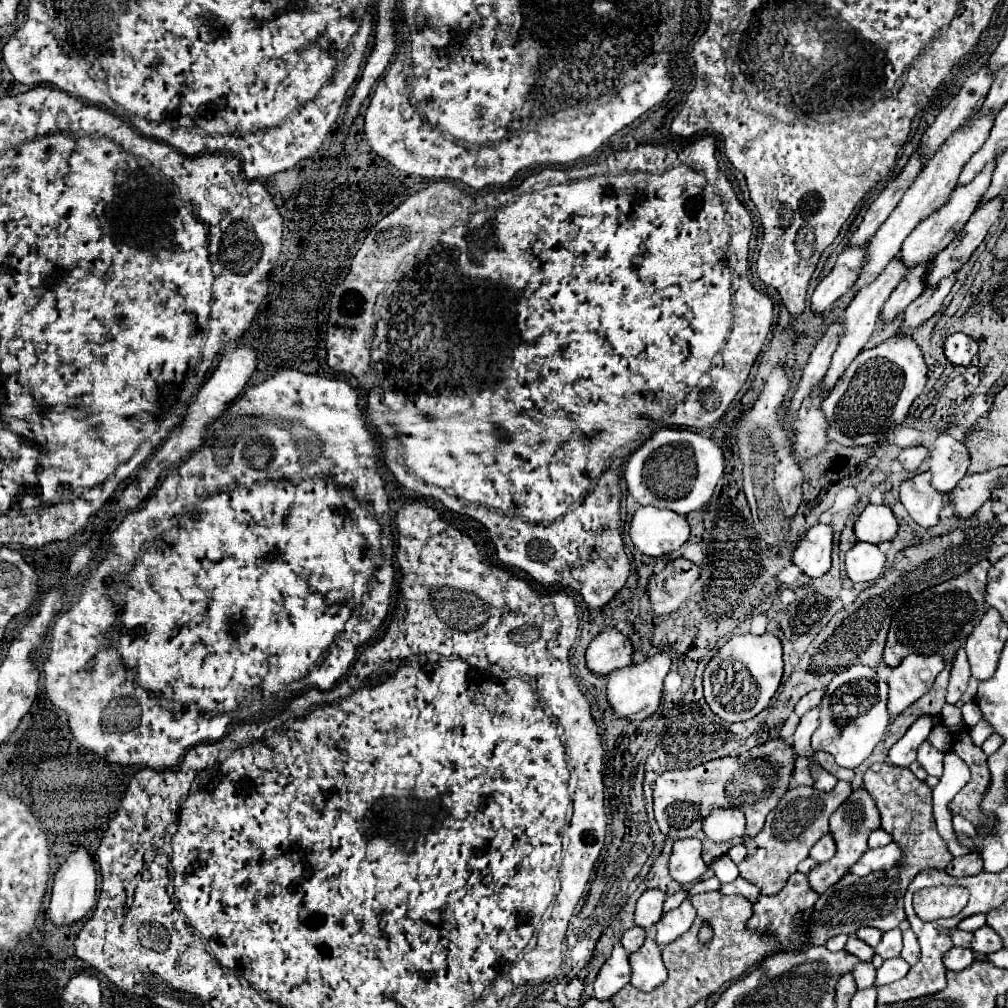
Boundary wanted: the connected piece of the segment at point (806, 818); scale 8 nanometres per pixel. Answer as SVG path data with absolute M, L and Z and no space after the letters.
M838 782L832 792L820 792L810 786L794 786L790 788L778 806L766 816L764 828L756 836L744 836L744 846L748 850L746 858L738 864L740 876L758 886L762 894L772 896L784 888L788 878L796 872L798 862L808 858L810 848L828 832L828 818L832 812L850 796L850 782Z

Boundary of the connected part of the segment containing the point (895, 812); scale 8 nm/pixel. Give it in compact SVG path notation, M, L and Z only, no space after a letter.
M874 764L864 774L864 788L874 796L876 806L882 816L882 828L892 834L894 842L902 850L900 862L886 872L872 872L868 876L844 874L832 888L828 888L816 900L812 912L812 944L822 946L832 936L854 934L862 926L872 926L882 932L896 928L904 918L904 892L912 878L924 868L944 870L952 862L948 844L936 832L936 822L932 816L932 798L926 782L918 780L910 768L900 768L892 764Z

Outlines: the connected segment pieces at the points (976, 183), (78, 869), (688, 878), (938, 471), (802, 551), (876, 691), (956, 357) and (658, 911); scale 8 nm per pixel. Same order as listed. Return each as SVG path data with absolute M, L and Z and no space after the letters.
M996 160L988 162L972 182L958 184L958 188L952 190L952 196L948 196L948 204L944 204L944 208L940 208L940 212L934 212L932 216L928 216L928 220L924 220L924 224L918 224L912 230L912 236L908 236L908 240L904 240L902 252L900 252L902 260L908 268L936 258L936 254L942 252L958 236L958 232L964 228L968 218L976 210L976 204L980 202L980 196L984 196L984 188L988 188L988 180L992 180L992 168L994 166L996 166Z
M76 846L64 862L58 866L54 874L54 884L52 884L52 898L50 898L50 908L48 914L54 922L54 926L72 926L80 918L84 918L96 904L96 866L92 856L84 846Z
M696 838L674 840L674 848L668 862L670 876L680 884L694 884L696 880L700 880L702 872L708 870L700 852L702 852L702 842Z
M940 434L932 444L928 464L932 472L932 486L940 492L950 492L964 478L970 456L962 442L948 434Z
M816 524L798 542L792 552L792 564L796 564L806 576L820 578L830 570L832 556L832 526Z
M852 666L832 678L832 682L826 688L826 694L820 702L820 726L812 734L812 748L814 750L824 750L834 756L838 766L844 768L856 768L860 766L876 748L878 742L884 740L886 728L888 728L888 684L876 676L876 672L868 666Z
M952 334L944 340L944 356L948 362L968 366L978 354L978 342L966 334Z
M646 890L638 902L636 902L636 912L634 912L634 922L640 928L648 928L656 924L662 918L662 902L666 894L660 890Z

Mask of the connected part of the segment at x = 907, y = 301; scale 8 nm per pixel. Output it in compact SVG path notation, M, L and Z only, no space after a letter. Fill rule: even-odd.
M920 264L920 268L912 268L912 272L906 272L906 276L900 280L896 290L890 294L890 298L884 304L884 310L880 314L882 322L892 322L896 314L906 310L926 288L924 284L924 272L928 270L928 264Z

